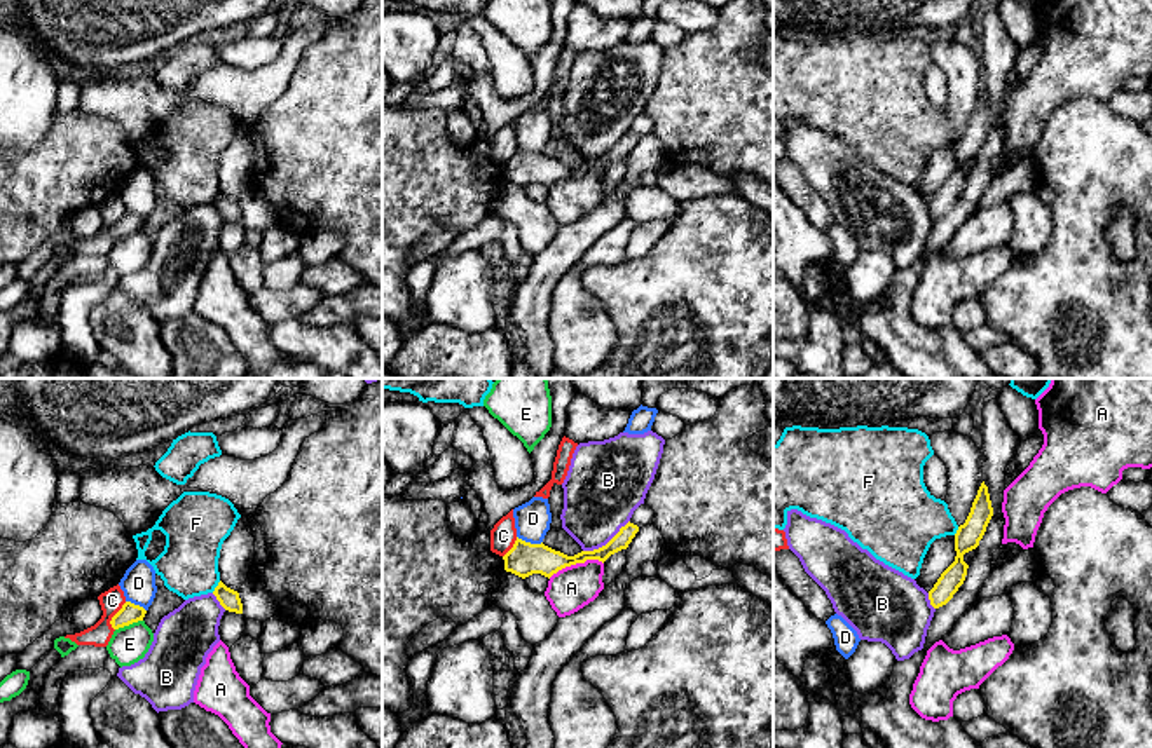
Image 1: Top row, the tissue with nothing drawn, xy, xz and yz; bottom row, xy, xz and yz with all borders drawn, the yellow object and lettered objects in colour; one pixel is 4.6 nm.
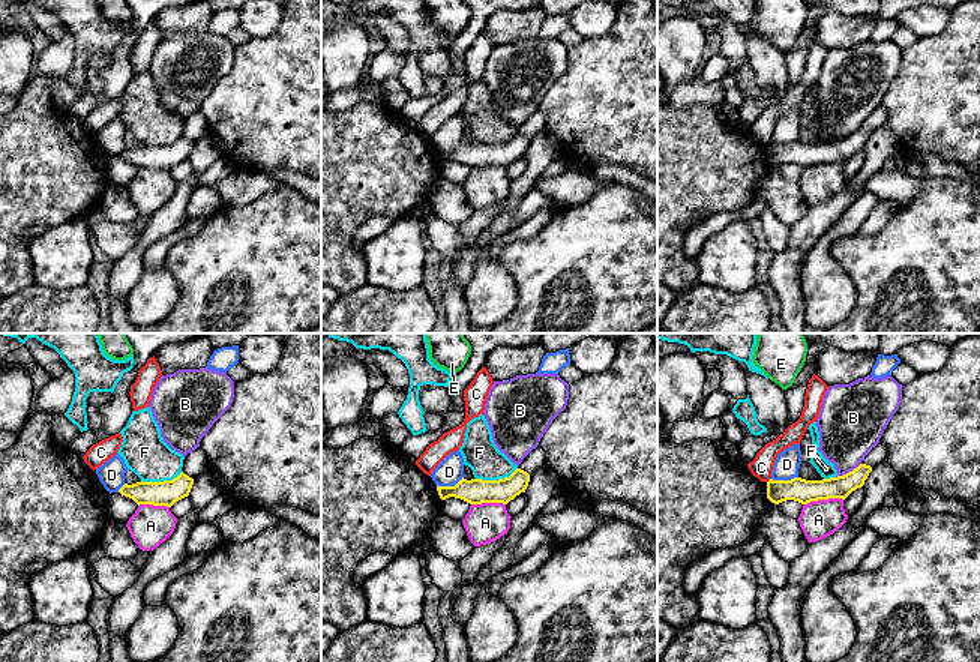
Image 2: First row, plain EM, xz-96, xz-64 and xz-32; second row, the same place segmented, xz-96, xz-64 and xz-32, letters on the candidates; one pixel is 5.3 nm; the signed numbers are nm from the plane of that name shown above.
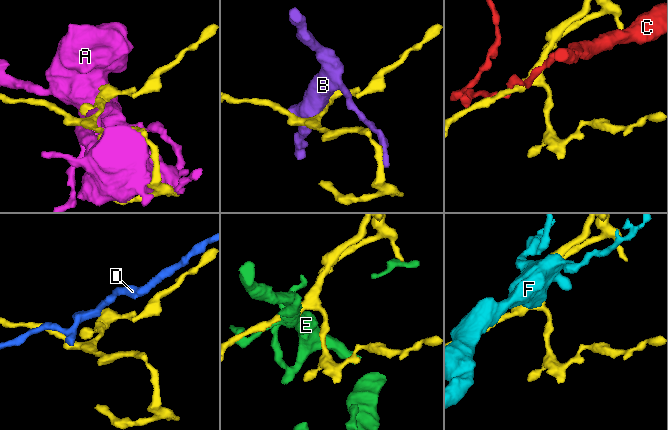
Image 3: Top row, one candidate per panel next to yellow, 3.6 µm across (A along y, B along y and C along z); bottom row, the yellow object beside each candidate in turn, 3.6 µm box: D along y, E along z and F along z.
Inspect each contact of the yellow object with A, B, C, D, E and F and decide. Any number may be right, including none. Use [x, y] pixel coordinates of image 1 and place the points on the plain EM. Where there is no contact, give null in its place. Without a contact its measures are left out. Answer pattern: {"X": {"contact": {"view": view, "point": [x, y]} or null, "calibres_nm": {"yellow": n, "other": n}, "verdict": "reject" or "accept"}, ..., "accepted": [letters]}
{"A": {"contact": {"view": "xz", "point": [575, 173]}, "calibres_nm": {"yellow": 160, "other": 200}, "verdict": "reject"}, "B": {"contact": {"view": "xz", "point": [608, 152]}, "calibres_nm": {"yellow": 90, "other": 360}, "verdict": "reject"}, "C": {"contact": {"view": "xy", "point": [114, 225]}, "calibres_nm": {"yellow": 90, "other": 110}, "verdict": "reject"}, "D": {"contact": {"view": "xz", "point": [529, 152]}, "calibres_nm": {"yellow": 160, "other": 160}, "verdict": "reject"}, "E": {"contact": {"view": "xy", "point": [128, 234]}, "calibres_nm": {"yellow": 90, "other": 170}, "verdict": "reject"}, "F": {"contact": {"view": "xy", "point": [217, 196]}, "calibres_nm": {"yellow": 90, "other": 280}, "verdict": "reject"}, "accepted": []}

